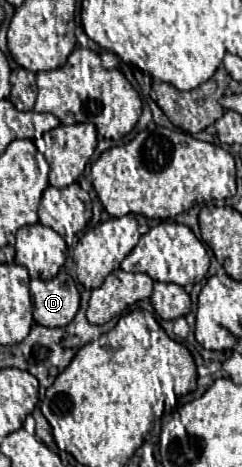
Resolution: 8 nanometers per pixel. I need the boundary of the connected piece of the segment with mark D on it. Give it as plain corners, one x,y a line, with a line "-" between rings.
61,271
49,281
31,281
33,317
43,327
65,327
79,309
79,291
69,273

